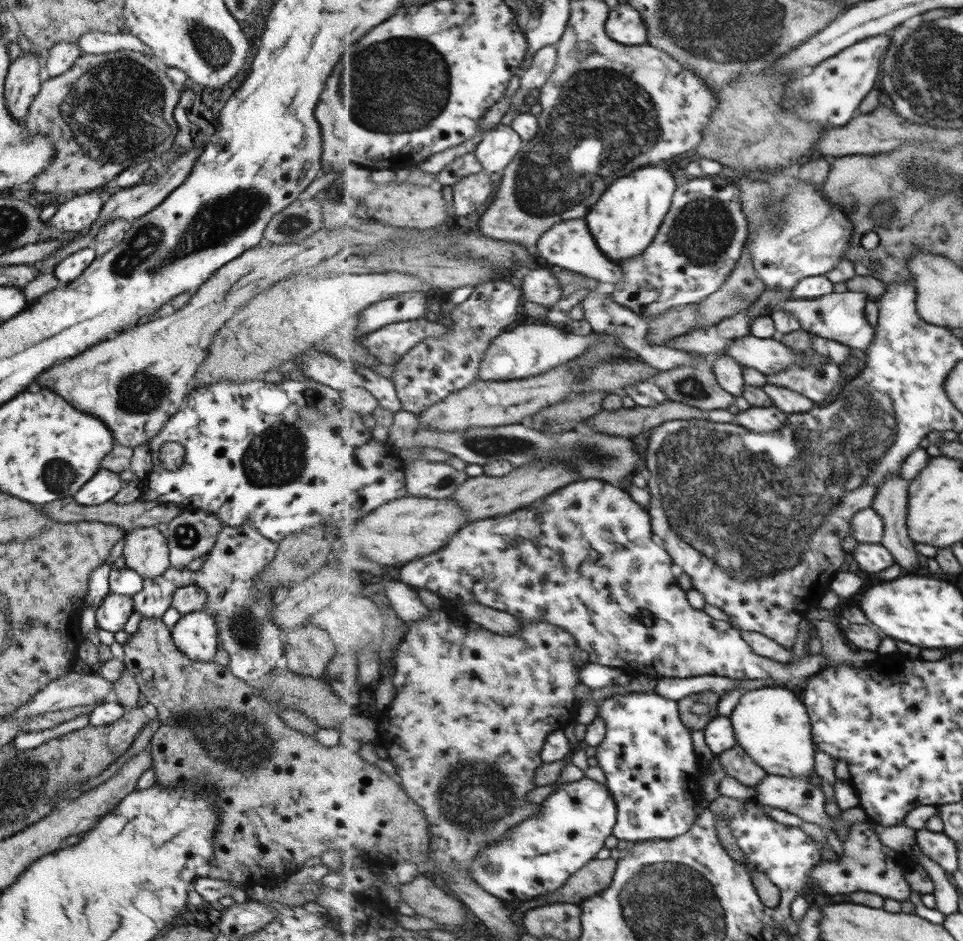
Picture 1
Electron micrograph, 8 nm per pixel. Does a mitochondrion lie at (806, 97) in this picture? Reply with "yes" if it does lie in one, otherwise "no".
yes

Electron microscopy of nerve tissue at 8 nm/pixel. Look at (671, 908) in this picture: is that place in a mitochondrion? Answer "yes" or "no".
yes

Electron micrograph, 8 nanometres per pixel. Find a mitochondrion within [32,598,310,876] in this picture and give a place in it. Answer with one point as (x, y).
(241, 742)

